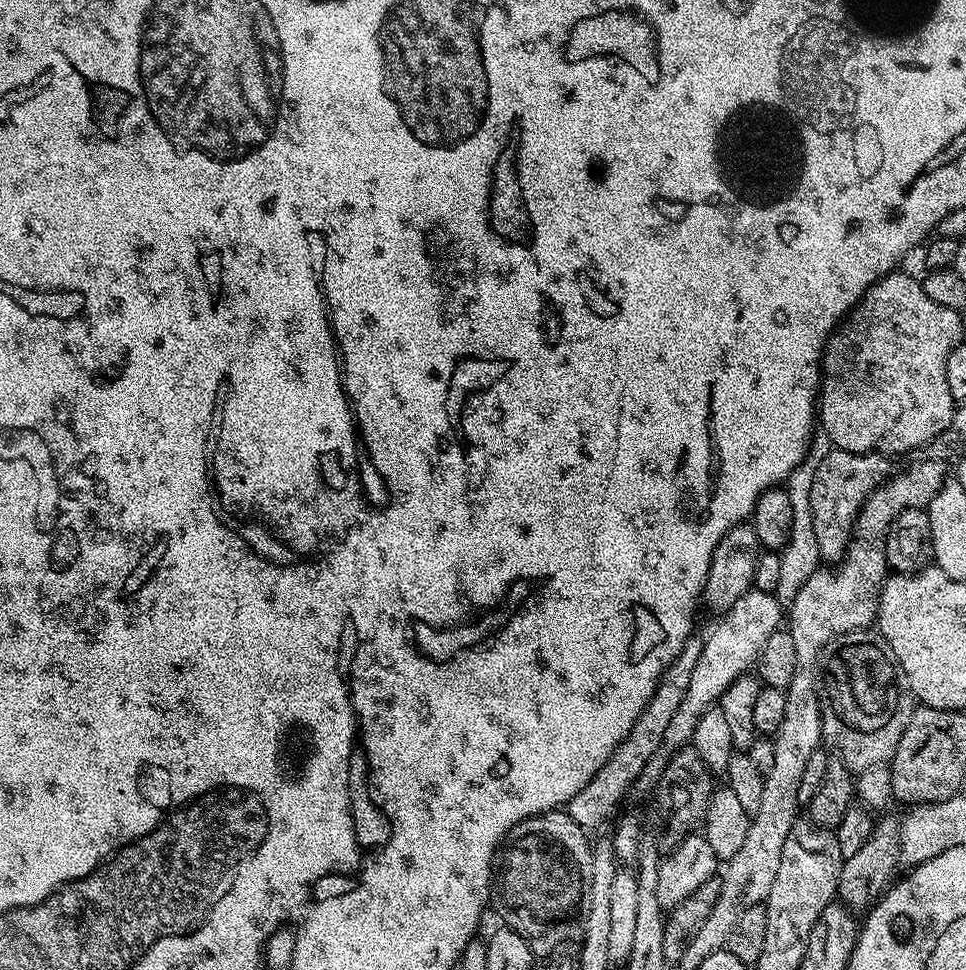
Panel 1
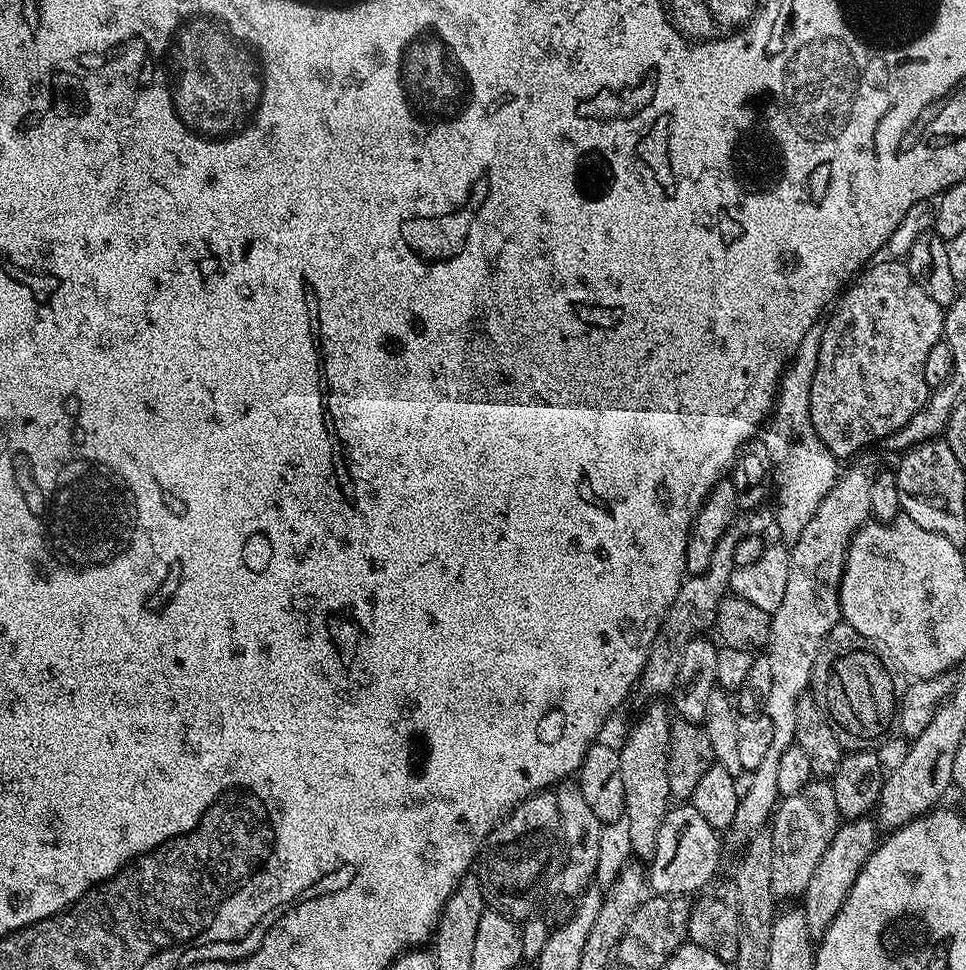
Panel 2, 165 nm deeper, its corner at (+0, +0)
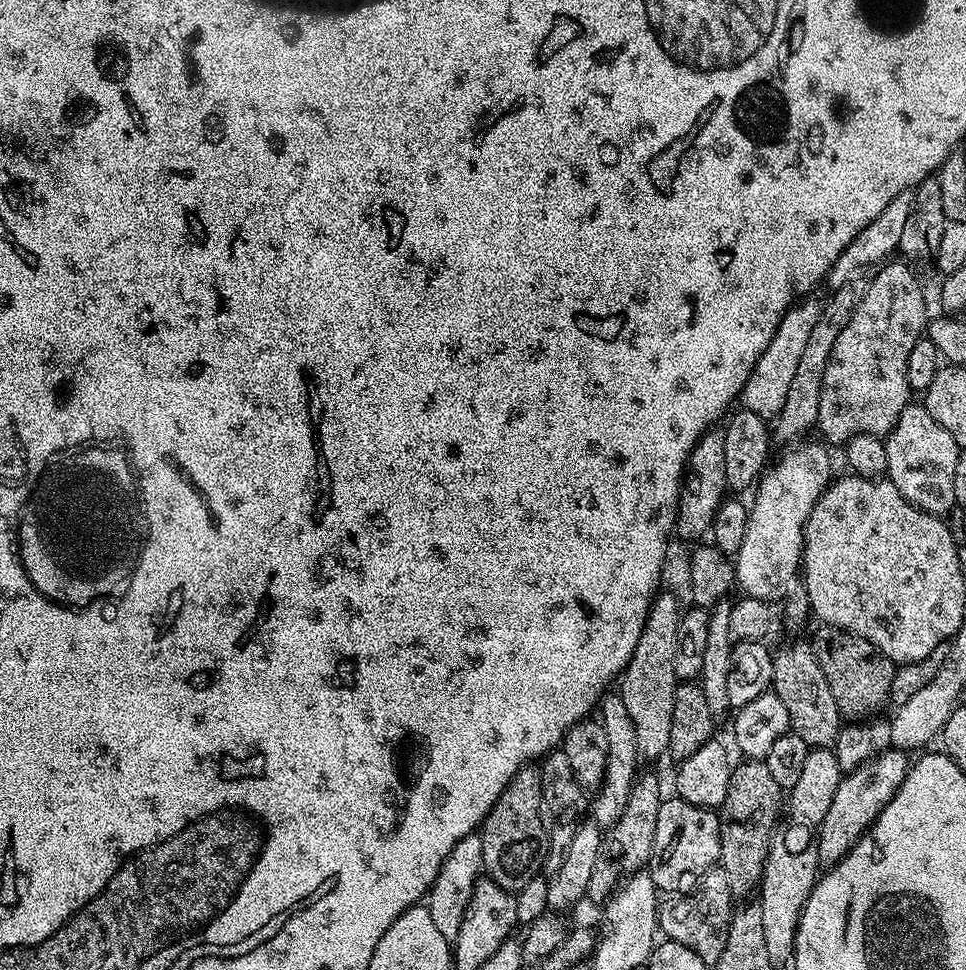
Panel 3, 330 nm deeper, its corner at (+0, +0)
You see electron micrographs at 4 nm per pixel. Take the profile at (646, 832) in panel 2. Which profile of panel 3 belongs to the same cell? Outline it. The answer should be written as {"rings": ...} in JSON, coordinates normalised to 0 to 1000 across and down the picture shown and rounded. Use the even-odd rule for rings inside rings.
{"rings":[[[684,609],[672,625],[665,652],[660,658],[660,666],[656,666],[656,674],[640,701],[640,706],[642,705],[640,715],[644,724],[648,724],[648,733],[656,744],[659,773],[666,782],[668,779],[671,784],[679,784],[683,778],[686,780],[690,776],[694,765],[694,740],[698,736],[698,711],[702,704],[698,695],[698,666],[702,666],[702,641],[706,624],[700,620],[698,611],[686,610]]]}

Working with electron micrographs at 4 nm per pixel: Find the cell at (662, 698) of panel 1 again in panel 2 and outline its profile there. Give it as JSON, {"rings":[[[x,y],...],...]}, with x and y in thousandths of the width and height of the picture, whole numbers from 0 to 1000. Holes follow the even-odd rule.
{"rings":[[[788,522],[776,526],[775,528],[763,527],[760,538],[756,540],[752,551],[747,553],[743,563],[739,566],[739,575],[735,575],[735,584],[731,584],[731,588],[722,594],[712,594],[708,601],[705,602],[702,612],[698,616],[698,621],[694,621],[694,625],[689,629],[689,633],[683,642],[681,654],[677,658],[675,668],[671,671],[671,681],[668,682],[666,691],[663,693],[660,702],[660,714],[667,721],[667,724],[675,724],[680,720],[687,720],[695,714],[700,707],[702,699],[702,689],[706,687],[706,673],[710,671],[710,666],[714,666],[714,662],[718,659],[728,657],[729,652],[738,646],[743,633],[743,625],[748,621],[751,614],[755,613],[758,604],[758,593],[762,591],[763,584],[760,579],[760,567],[764,567],[764,559],[768,559],[768,555],[773,553],[782,553],[784,551],[794,549],[794,544],[798,545],[801,540],[801,528],[798,523]]]}

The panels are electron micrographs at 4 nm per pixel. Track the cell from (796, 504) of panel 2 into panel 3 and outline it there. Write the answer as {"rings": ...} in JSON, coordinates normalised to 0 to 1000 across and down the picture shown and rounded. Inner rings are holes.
{"rings":[[[829,308],[821,312],[820,316],[812,323],[801,348],[797,348],[797,357],[789,361],[789,369],[785,369],[781,381],[772,390],[770,401],[764,409],[769,421],[785,427],[793,435],[798,434],[810,423],[814,414],[814,406],[818,403],[818,393],[822,390],[822,381],[826,378],[826,369],[830,369],[830,361],[839,348],[839,340],[843,340],[847,332],[851,313],[848,308],[846,310],[841,308]]]}

